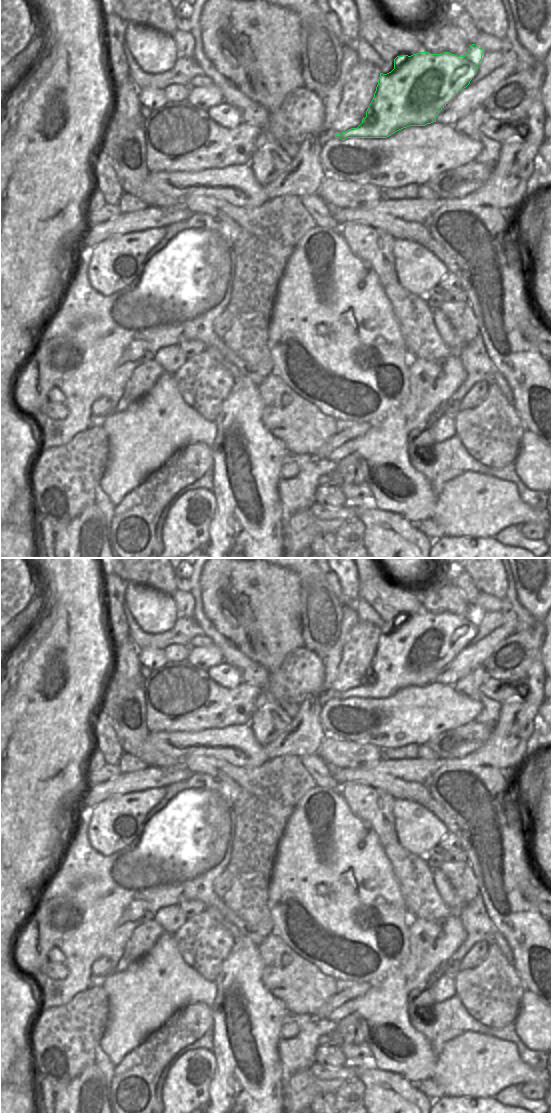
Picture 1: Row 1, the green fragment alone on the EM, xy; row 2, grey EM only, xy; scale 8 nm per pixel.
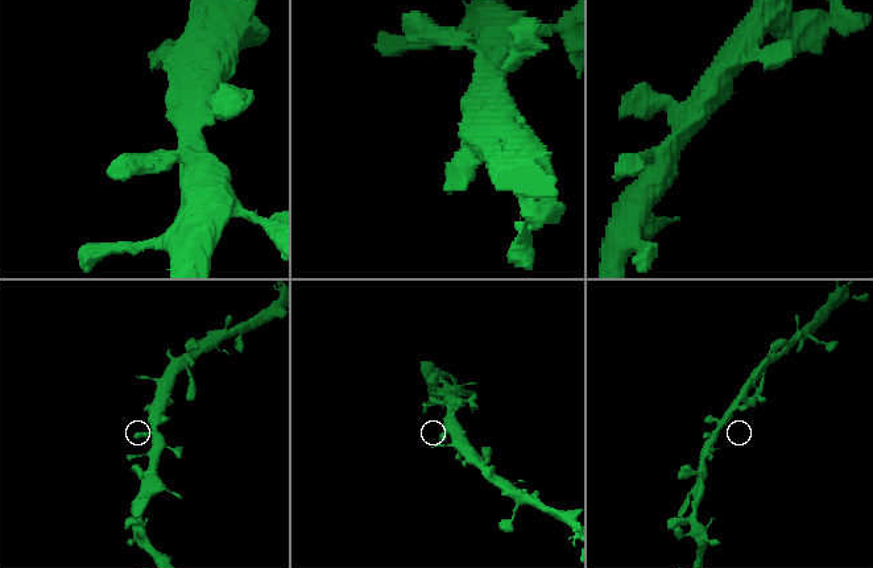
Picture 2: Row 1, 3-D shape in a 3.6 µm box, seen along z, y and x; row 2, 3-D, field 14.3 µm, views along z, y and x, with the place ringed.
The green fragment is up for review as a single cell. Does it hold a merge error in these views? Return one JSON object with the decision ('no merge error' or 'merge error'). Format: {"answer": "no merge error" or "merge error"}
{"answer": "no merge error"}

